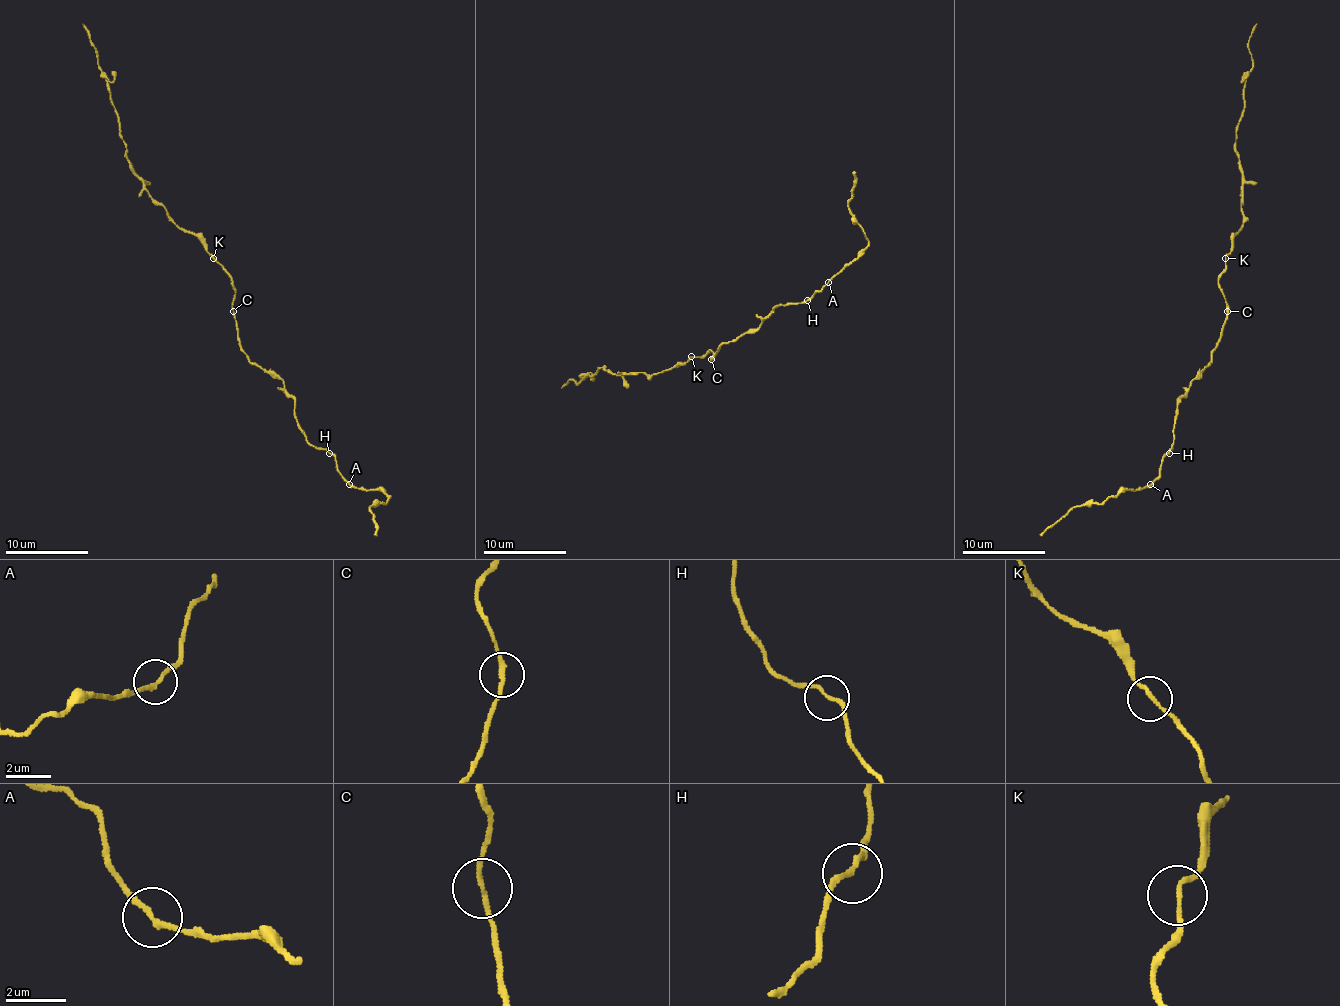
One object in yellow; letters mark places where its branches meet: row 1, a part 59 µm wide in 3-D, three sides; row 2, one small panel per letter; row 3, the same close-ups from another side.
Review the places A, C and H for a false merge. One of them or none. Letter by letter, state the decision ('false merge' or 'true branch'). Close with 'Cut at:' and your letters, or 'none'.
A: true branch
C: true branch
H: true branch
Cut at: none

